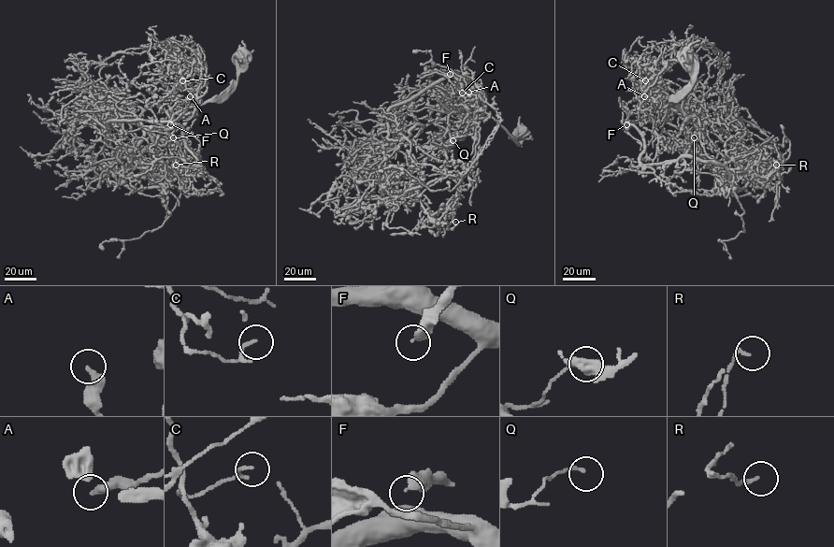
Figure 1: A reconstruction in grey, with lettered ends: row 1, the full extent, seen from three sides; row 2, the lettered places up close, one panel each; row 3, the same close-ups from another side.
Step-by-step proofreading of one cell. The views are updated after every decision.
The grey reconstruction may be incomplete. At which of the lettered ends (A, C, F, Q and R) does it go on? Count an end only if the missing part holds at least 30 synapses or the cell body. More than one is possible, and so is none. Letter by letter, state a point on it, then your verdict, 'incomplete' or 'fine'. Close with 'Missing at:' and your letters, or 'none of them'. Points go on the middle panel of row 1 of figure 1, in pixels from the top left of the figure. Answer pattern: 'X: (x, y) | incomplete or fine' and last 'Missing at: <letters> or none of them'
A: (468, 92) | fine
C: (462, 93) | fine
F: (450, 74) | fine
Q: (452, 140) | fine
R: (455, 222) | fine
Missing at: none of them

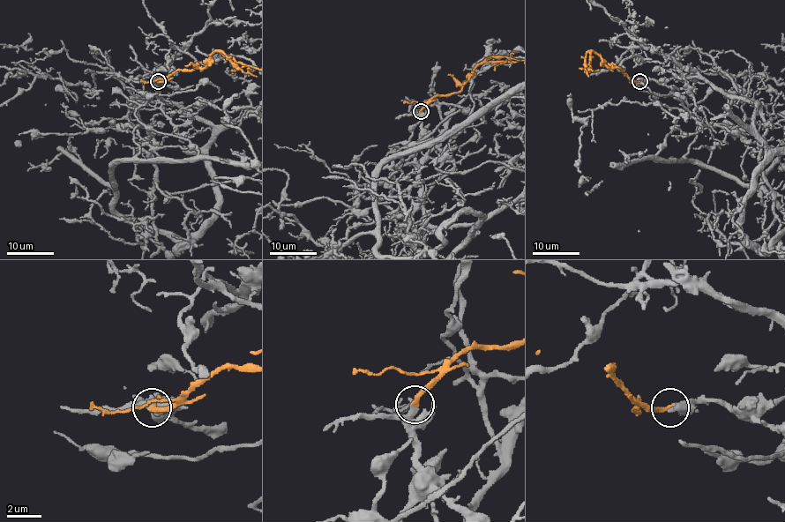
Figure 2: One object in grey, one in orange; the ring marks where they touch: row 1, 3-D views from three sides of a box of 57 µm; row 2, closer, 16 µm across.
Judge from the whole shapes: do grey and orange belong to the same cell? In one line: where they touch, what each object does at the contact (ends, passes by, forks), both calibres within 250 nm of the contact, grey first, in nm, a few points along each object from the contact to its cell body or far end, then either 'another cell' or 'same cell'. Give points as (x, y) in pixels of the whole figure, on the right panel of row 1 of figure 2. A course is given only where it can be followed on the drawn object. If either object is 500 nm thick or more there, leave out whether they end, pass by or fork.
place (639, 81); grey passes by; orange ends; calibres 300 and 280 nm; course orange (639, 80), (632, 80), (623, 70), (609, 68), (594, 51), (586, 70), (586, 65); same cell

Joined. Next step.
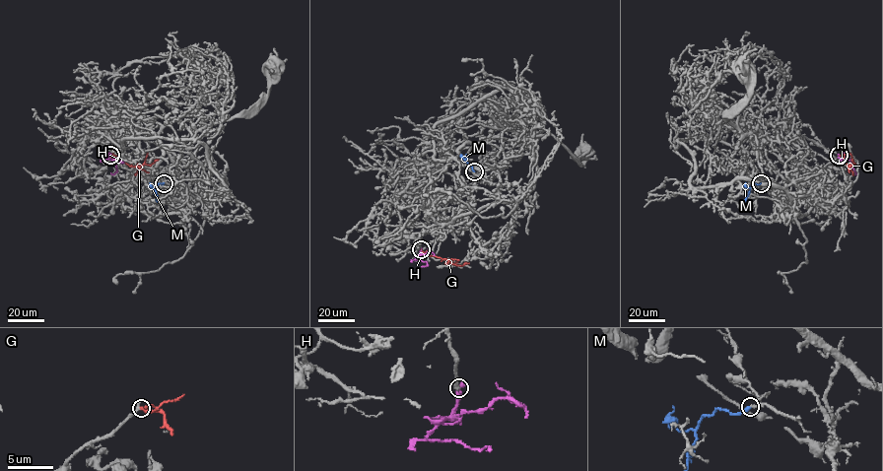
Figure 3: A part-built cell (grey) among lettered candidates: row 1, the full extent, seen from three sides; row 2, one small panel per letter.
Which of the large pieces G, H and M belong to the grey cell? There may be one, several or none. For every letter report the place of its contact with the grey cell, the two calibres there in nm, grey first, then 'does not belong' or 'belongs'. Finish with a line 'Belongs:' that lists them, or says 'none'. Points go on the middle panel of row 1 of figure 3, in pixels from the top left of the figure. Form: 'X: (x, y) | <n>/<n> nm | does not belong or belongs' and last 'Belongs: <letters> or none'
G: (421, 249) | 320/380 nm | belongs
H: (421, 249) | 280/340 nm | does not belong
M: (474, 171) | 150/320 nm | belongs
Belongs: G, M

